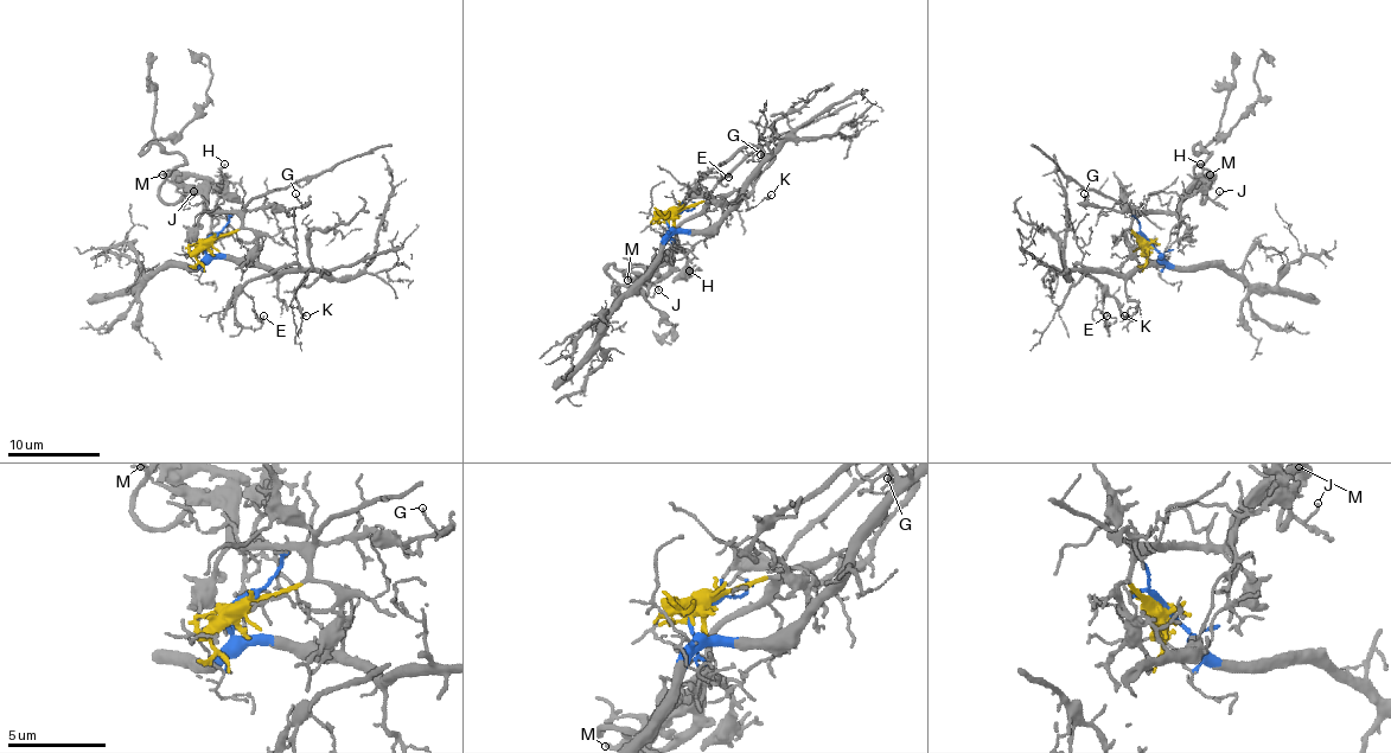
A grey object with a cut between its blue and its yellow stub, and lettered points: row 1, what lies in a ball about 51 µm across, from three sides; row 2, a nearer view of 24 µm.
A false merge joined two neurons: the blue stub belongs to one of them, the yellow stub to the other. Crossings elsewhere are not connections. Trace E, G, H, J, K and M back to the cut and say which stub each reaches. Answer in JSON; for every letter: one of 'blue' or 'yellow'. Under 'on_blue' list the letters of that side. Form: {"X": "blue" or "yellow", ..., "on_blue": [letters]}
{"E": "blue", "G": "yellow", "H": "yellow", "J": "yellow", "K": "blue", "M": "yellow", "on_blue": ["E", "K"]}

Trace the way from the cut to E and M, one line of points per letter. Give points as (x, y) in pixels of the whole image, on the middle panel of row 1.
E: (670, 215), (675, 229), (712, 227), (761, 151), (745, 146), (701, 173), (728, 176)
M: (670, 215), (703, 202), (706, 205), (677, 229), (677, 241), (670, 248), (670, 255), (645, 280), (626, 280)

